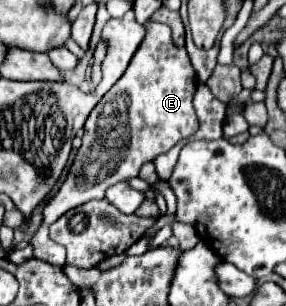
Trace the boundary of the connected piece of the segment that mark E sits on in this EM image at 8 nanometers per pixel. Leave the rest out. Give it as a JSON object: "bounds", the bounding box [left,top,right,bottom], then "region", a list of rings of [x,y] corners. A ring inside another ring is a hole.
{"bounds":[31,22,199,264],"region":[[[153,22],[145,26],[147,36],[143,38],[143,46],[139,46],[139,50],[135,52],[135,58],[131,60],[129,68],[125,70],[125,74],[113,84],[113,88],[97,102],[97,106],[91,110],[89,118],[85,120],[85,134],[83,134],[83,144],[75,154],[75,160],[69,168],[69,174],[65,178],[65,182],[61,184],[61,188],[57,190],[57,194],[53,198],[47,200],[47,204],[43,206],[43,224],[39,226],[39,230],[33,234],[31,238],[31,246],[33,246],[33,256],[39,260],[47,260],[53,264],[63,264],[65,262],[65,250],[63,246],[55,244],[49,238],[49,226],[59,220],[67,210],[73,210],[89,200],[95,198],[103,198],[105,190],[117,182],[123,180],[131,180],[139,174],[141,166],[145,162],[155,160],[159,154],[169,152],[179,140],[189,138],[195,134],[195,130],[199,128],[197,118],[195,118],[195,110],[193,110],[193,94],[197,88],[197,74],[189,62],[187,50],[179,48],[173,44],[171,38],[171,30],[165,24]],[[123,98],[127,98],[127,126],[129,126],[129,138],[125,138],[125,120],[123,120]]]}

